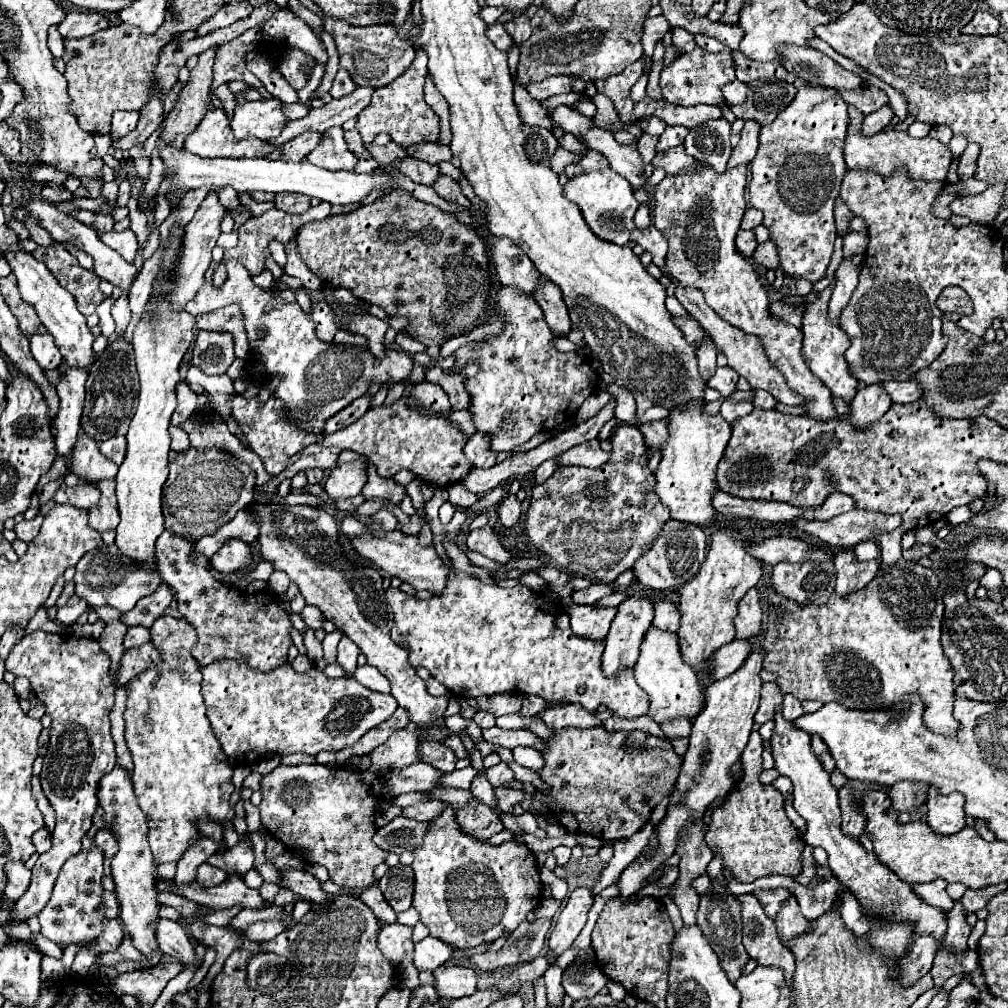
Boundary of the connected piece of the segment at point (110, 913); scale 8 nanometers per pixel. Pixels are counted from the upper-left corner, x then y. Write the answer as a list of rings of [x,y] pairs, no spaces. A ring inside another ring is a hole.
[[[113,891],[103,893],[103,903],[107,907],[107,917],[119,917],[119,905],[117,905],[117,899],[115,899]]]

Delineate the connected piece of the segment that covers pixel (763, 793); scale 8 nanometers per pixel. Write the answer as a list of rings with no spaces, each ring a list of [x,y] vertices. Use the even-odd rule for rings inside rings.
[[[757,731],[749,735],[749,743],[741,755],[743,779],[735,783],[731,793],[721,805],[711,811],[711,825],[705,835],[707,845],[723,853],[723,865],[729,867],[737,881],[751,883],[767,875],[789,875],[801,873],[801,853],[804,840],[800,831],[787,819],[783,809],[783,797],[773,795],[773,785],[759,783],[763,771],[763,739]]]

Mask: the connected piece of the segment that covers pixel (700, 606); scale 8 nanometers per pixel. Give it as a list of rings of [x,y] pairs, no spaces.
[[[723,527],[713,535],[707,559],[699,567],[699,573],[685,583],[681,589],[681,627],[677,631],[679,635],[679,649],[683,655],[683,661],[699,675],[699,683],[703,683],[703,691],[707,689],[707,683],[713,683],[711,675],[707,675],[707,659],[721,647],[735,639],[735,611],[737,601],[761,579],[763,563],[753,559],[745,547],[749,541],[733,539],[731,529]]]

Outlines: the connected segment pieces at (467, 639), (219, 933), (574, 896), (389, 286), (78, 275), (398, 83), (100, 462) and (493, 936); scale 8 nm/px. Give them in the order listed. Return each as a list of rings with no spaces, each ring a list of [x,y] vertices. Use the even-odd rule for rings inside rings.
[[[456,569],[450,571],[447,591],[443,591],[443,595],[433,595],[427,601],[419,601],[415,595],[389,587],[387,601],[395,615],[391,639],[397,645],[409,647],[409,663],[413,667],[429,669],[429,673],[457,697],[475,699],[481,695],[515,691],[523,695],[537,695],[545,701],[579,703],[587,711],[595,711],[599,705],[605,705],[609,711],[613,711],[613,717],[621,719],[637,719],[647,715],[647,695],[643,695],[643,689],[635,683],[633,669],[623,669],[611,677],[603,675],[603,641],[591,641],[575,635],[571,631],[563,601],[549,601],[545,595],[539,595],[521,583],[511,589],[487,585],[481,583],[473,573]],[[579,685],[587,687],[583,695],[577,693]]]
[[[191,921],[189,923],[189,931],[195,939],[203,941],[205,945],[213,947],[217,951],[217,957],[215,957],[215,963],[209,967],[209,973],[207,977],[203,979],[201,985],[197,985],[197,989],[201,987],[209,987],[209,983],[213,983],[213,977],[221,971],[225,959],[229,957],[229,953],[233,953],[235,949],[239,947],[245,947],[249,951],[257,951],[259,945],[249,941],[243,933],[237,933],[237,931],[231,931],[229,927],[215,927],[215,925],[207,925],[203,921]]]
[[[579,887],[569,895],[567,905],[563,907],[557,925],[551,931],[549,937],[549,949],[553,951],[553,955],[561,955],[565,949],[571,947],[571,943],[577,939],[577,935],[581,933],[585,921],[587,921],[587,913],[593,905],[593,895],[591,889]]]
[[[391,191],[391,195],[385,195],[371,205],[361,205],[351,213],[329,215],[323,221],[305,223],[299,229],[297,243],[303,261],[323,283],[345,287],[357,299],[383,307],[391,317],[409,317],[411,325],[405,331],[423,345],[443,345],[449,337],[461,335],[485,321],[491,275],[481,235],[477,235],[473,227],[461,225],[451,213],[417,201],[405,191]]]
[[[53,243],[51,247],[37,247],[33,257],[43,261],[55,279],[59,279],[59,283],[75,297],[79,311],[87,319],[87,327],[99,325],[97,305],[105,299],[105,295],[99,291],[101,279],[95,273],[85,271],[61,243]]]
[[[417,51],[413,65],[399,79],[395,79],[395,83],[389,83],[387,87],[373,91],[369,107],[359,113],[355,123],[355,129],[359,131],[365,149],[371,147],[373,139],[379,133],[389,135],[389,139],[401,147],[417,143],[439,143],[439,133],[441,133],[439,115],[435,115],[435,111],[423,99],[425,77],[427,77],[427,55],[425,51]]]
[[[83,431],[79,433],[79,443],[73,447],[73,463],[69,465],[73,473],[95,481],[95,479],[113,479],[117,475],[117,465],[111,463],[101,451],[99,443],[85,435]]]
[[[447,805],[435,819],[431,819],[423,835],[423,843],[413,851],[411,867],[415,871],[413,907],[419,911],[423,925],[431,931],[433,937],[459,949],[493,943],[505,933],[515,931],[515,927],[523,919],[527,919],[527,913],[531,913],[541,901],[539,869],[535,863],[535,855],[527,849],[527,845],[517,841],[491,845],[489,841],[471,839],[459,827],[455,809],[451,805]]]

